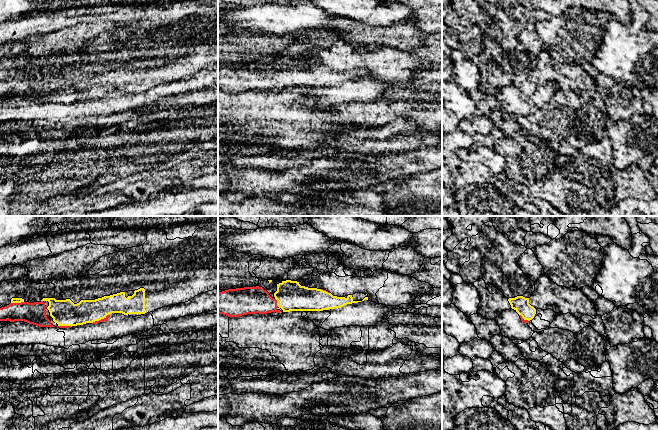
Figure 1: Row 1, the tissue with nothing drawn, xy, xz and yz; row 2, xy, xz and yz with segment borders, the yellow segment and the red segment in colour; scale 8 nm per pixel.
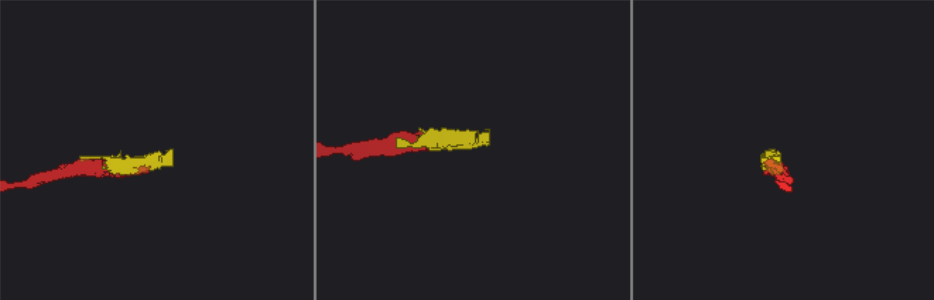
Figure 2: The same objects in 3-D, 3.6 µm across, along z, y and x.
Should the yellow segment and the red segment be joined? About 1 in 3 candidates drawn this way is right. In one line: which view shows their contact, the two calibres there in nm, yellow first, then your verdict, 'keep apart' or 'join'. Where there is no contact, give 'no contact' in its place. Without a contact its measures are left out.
xz | 240/220 nm | join

